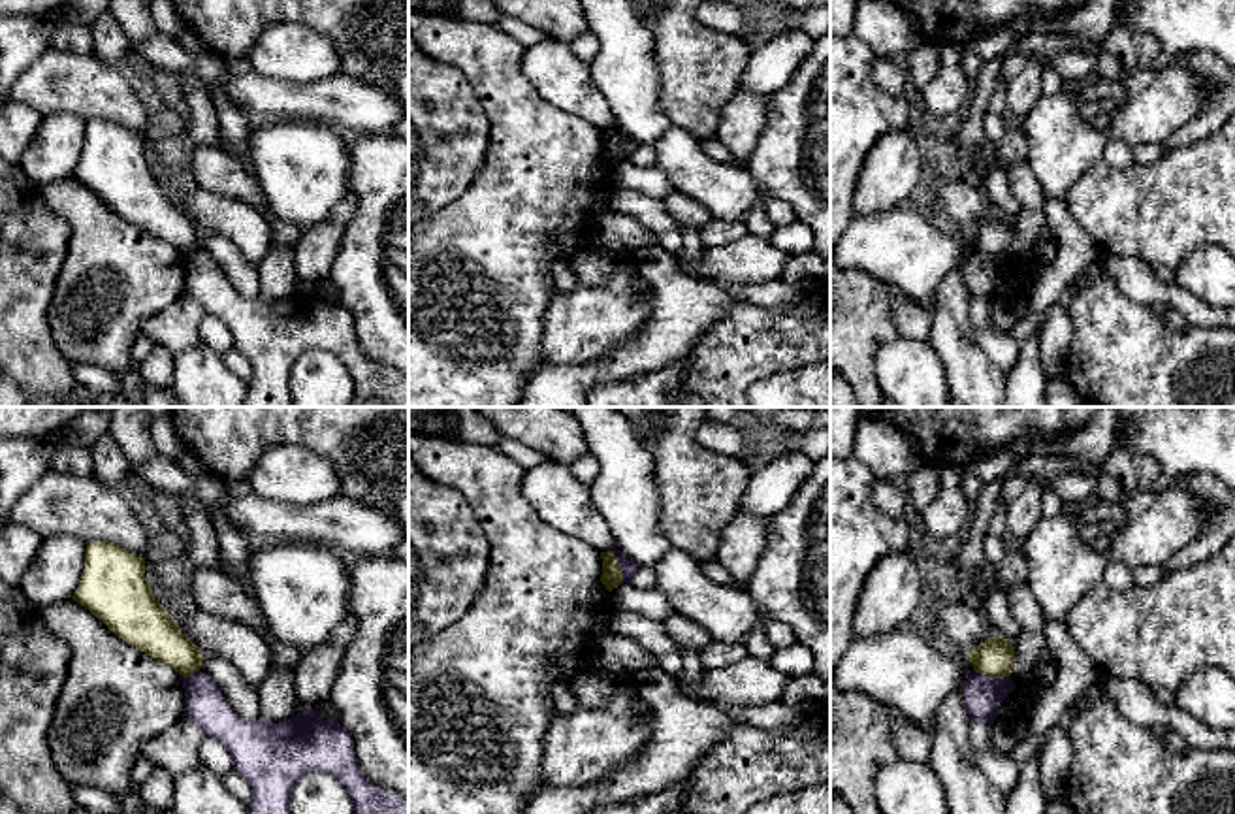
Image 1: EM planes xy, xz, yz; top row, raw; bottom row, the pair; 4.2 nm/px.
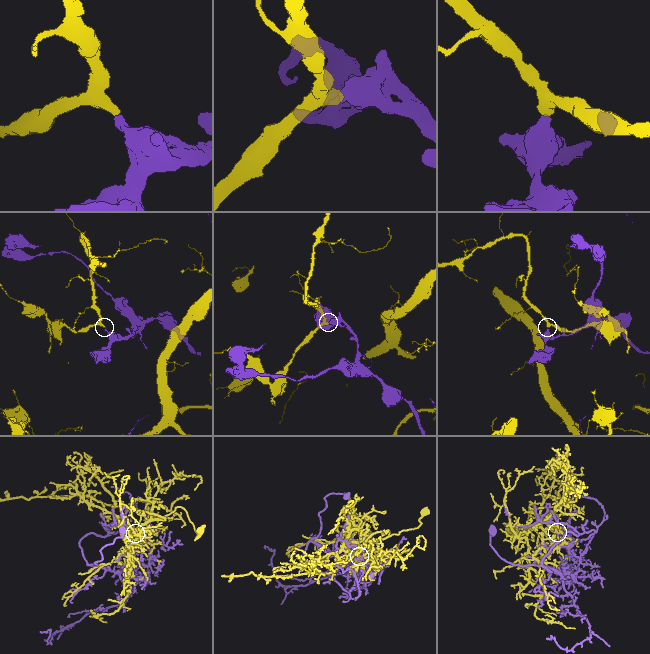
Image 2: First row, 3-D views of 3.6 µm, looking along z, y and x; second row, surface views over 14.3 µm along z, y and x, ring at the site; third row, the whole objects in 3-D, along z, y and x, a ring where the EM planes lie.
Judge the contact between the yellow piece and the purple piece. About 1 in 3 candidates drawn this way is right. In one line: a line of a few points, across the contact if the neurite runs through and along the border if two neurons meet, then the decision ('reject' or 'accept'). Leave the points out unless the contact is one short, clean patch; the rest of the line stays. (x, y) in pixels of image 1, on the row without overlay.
line yz (974, 247), (985, 253), (1008, 255); reject

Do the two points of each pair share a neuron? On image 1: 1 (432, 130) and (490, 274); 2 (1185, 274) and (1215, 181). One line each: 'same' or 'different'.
1: different
2: different

